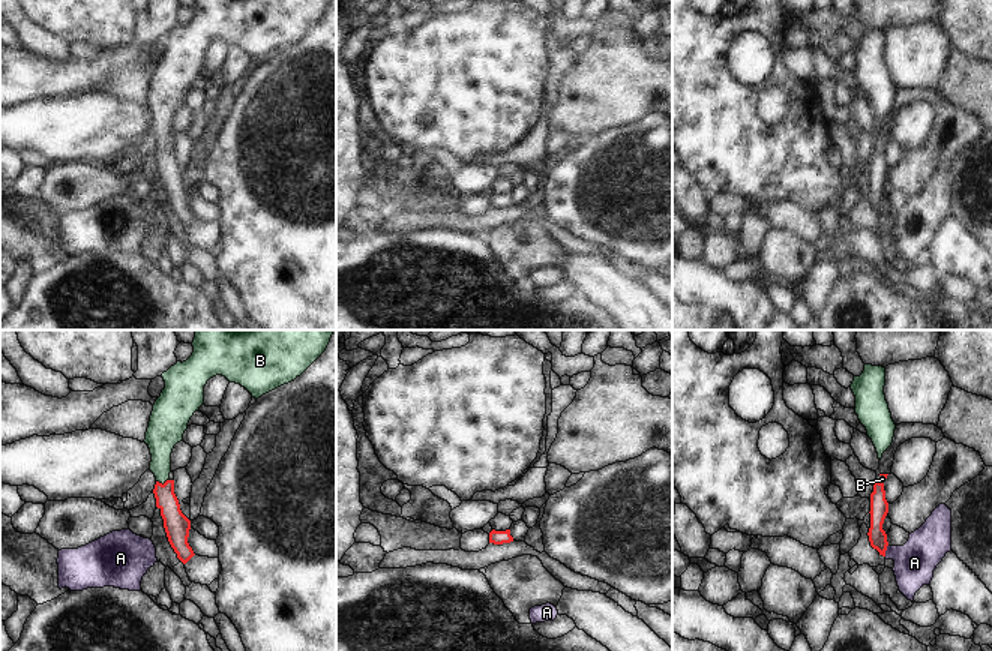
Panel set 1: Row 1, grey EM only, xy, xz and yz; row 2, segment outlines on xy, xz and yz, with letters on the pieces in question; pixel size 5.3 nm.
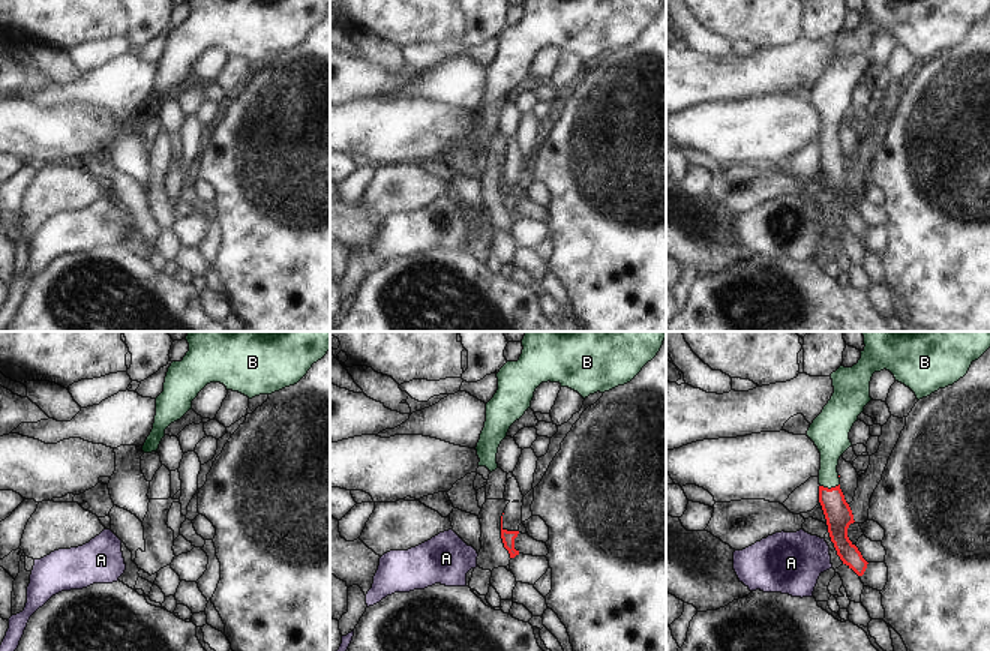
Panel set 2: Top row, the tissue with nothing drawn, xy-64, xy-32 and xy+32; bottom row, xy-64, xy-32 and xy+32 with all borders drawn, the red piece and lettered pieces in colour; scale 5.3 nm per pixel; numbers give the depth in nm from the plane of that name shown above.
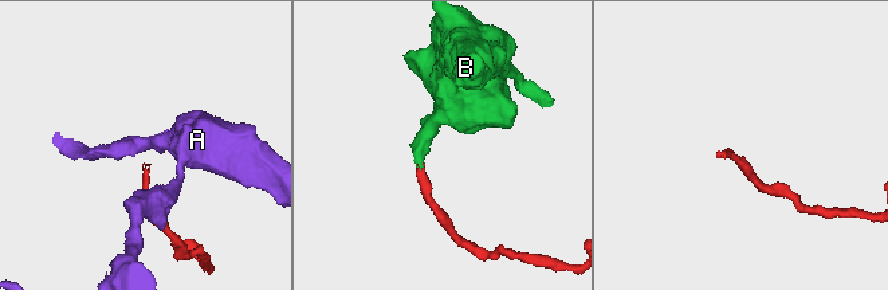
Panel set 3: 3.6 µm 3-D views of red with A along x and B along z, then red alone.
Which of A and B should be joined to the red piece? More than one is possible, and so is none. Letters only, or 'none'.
B

